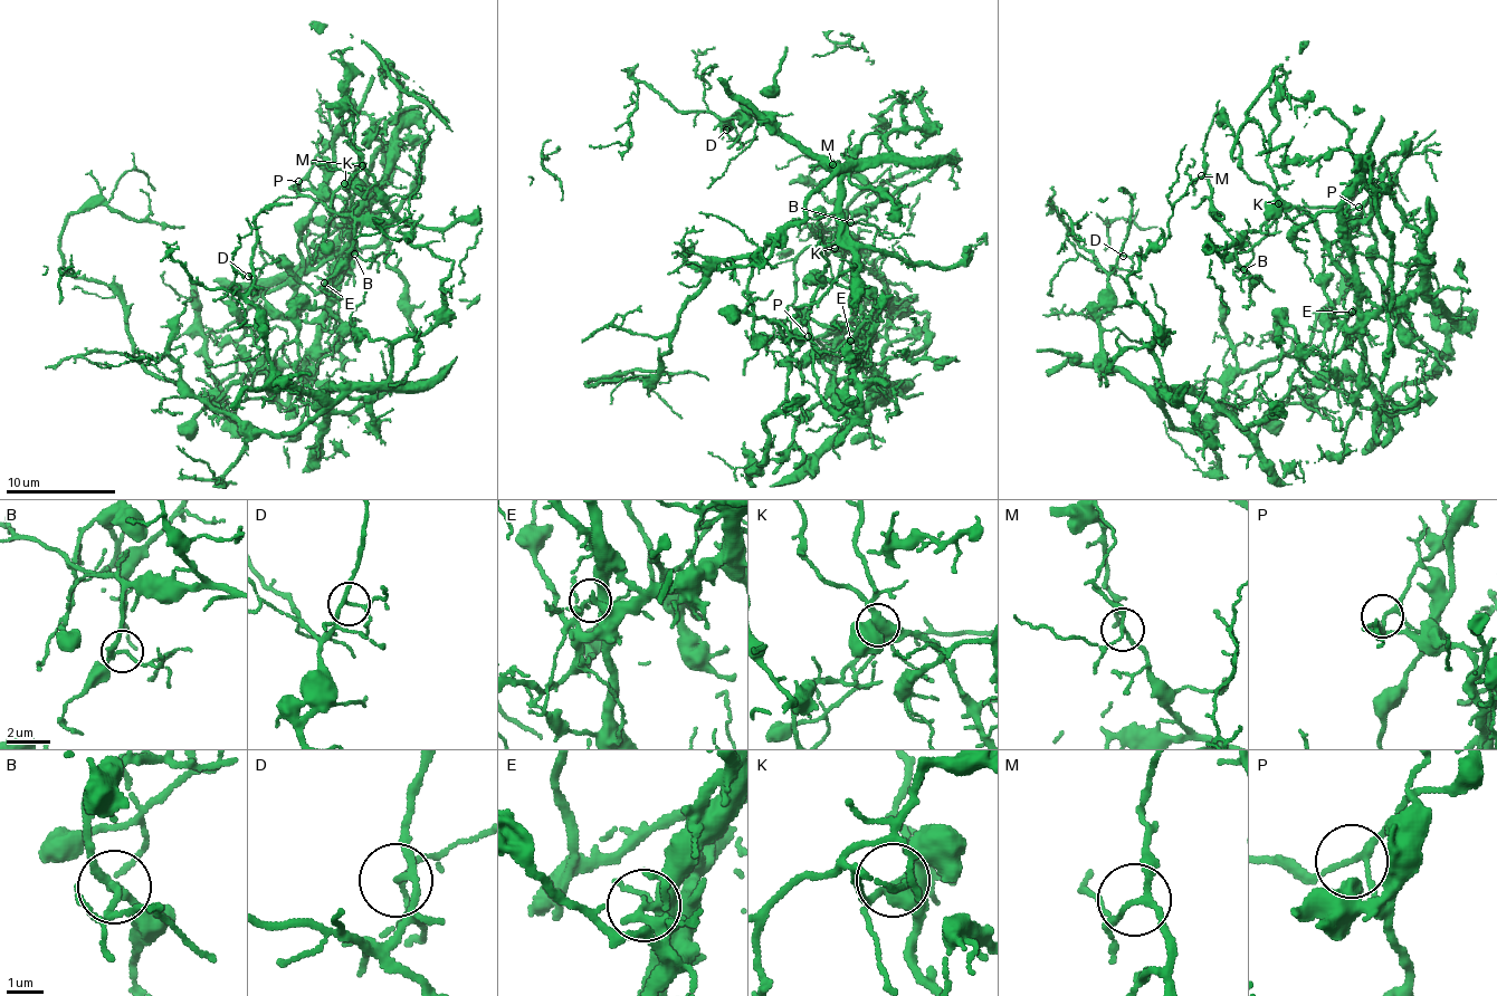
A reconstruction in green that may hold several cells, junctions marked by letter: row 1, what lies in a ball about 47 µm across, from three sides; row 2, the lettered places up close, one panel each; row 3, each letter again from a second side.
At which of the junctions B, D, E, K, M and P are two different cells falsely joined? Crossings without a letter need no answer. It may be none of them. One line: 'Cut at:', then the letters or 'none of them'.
Cut at: E, P

